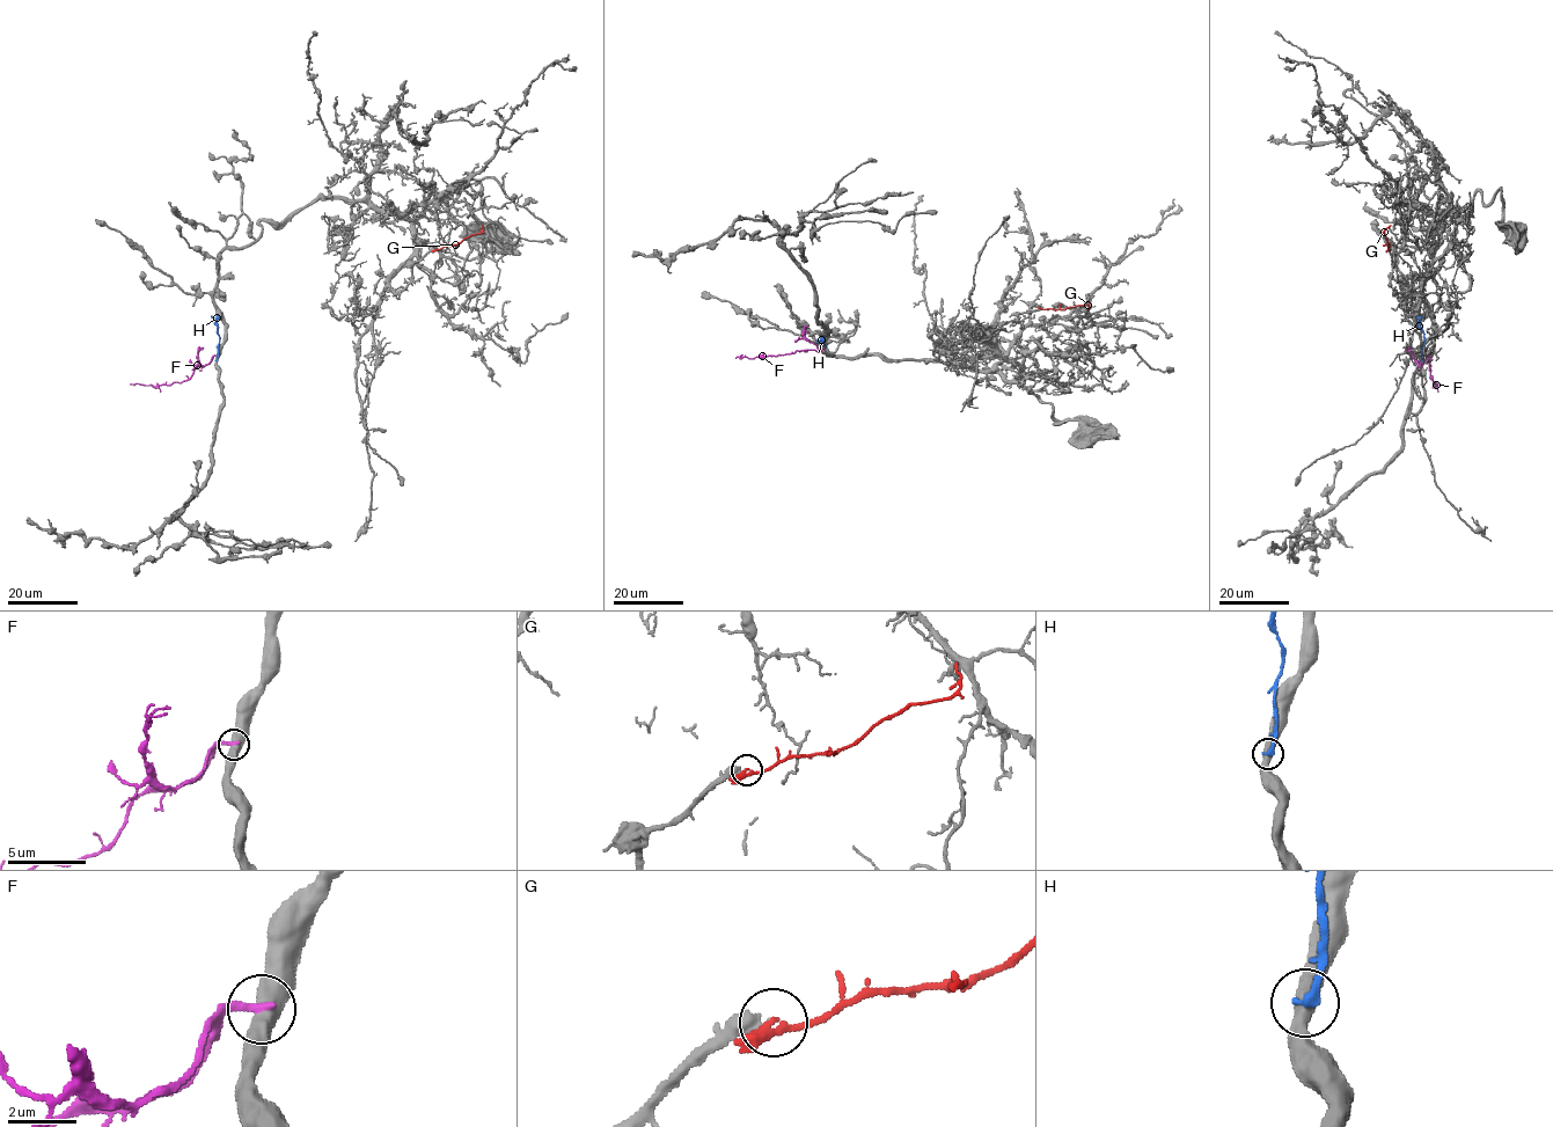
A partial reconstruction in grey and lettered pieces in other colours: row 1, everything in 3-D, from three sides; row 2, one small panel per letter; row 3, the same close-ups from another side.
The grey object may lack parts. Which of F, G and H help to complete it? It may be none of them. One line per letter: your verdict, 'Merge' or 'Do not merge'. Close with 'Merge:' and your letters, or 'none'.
F: Do not merge
G: Do not merge
H: Do not merge
Merge: none

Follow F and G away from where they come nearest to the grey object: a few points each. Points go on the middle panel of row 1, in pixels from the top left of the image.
F: (822, 350), (735, 358)
G: (1041, 309), (1085, 305), (1088, 310)

